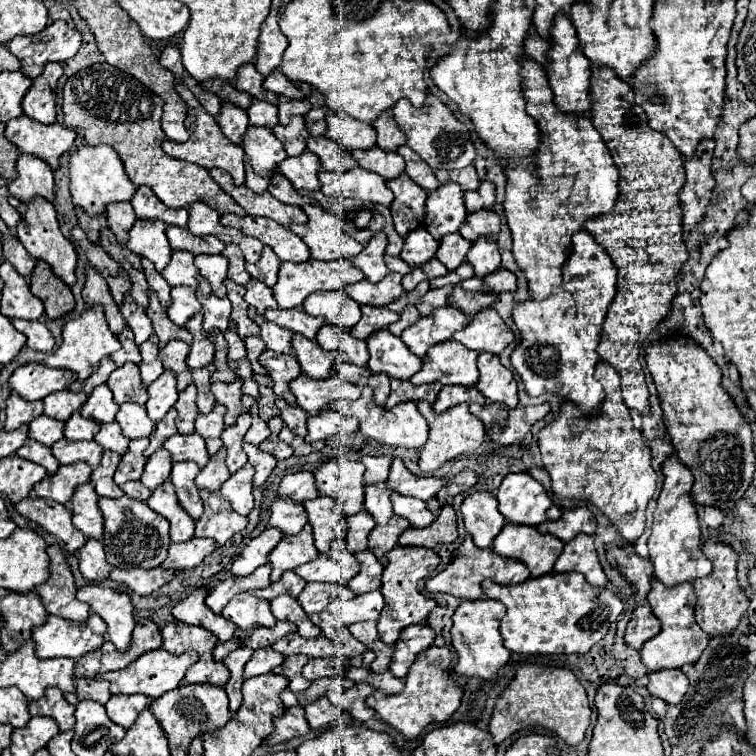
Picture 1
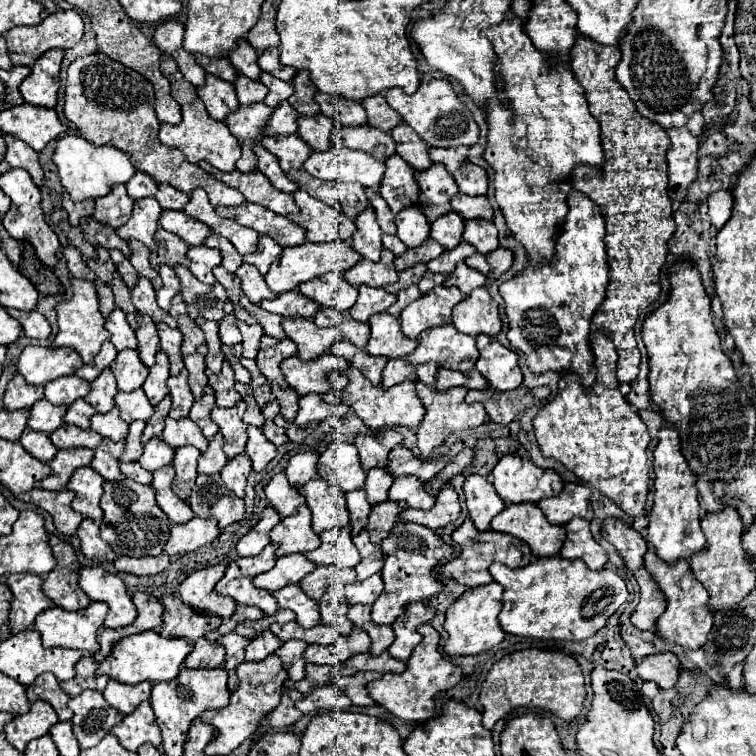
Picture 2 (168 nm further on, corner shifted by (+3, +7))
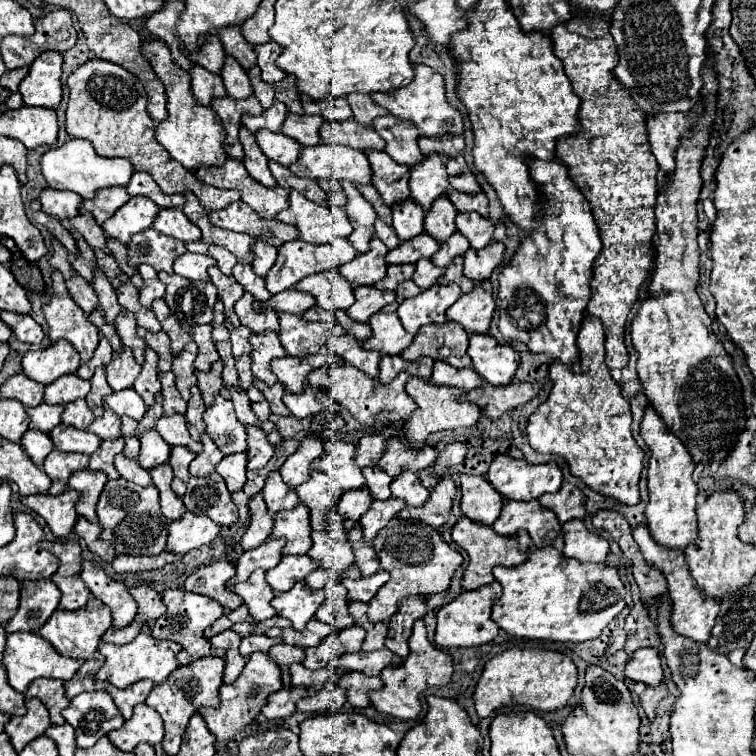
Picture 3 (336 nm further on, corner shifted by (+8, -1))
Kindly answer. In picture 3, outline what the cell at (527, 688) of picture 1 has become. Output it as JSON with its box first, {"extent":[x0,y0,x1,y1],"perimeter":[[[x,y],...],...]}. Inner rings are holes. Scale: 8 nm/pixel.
{"extent":[473,648,577,718],"perimeter":[[[527,648],[527,650],[507,650],[495,658],[491,658],[483,674],[477,682],[473,702],[479,718],[491,716],[497,708],[523,704],[543,712],[555,712],[567,706],[577,686],[577,668],[569,656],[543,648]]]}

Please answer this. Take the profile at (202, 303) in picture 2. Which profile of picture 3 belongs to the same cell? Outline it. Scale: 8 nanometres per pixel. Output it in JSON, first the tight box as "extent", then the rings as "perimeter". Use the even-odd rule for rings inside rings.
{"extent":[159,272,217,326],"perimeter":[[[161,272],[159,278],[167,284],[165,302],[179,322],[189,326],[211,324],[217,288],[211,282],[191,282],[183,276]]]}

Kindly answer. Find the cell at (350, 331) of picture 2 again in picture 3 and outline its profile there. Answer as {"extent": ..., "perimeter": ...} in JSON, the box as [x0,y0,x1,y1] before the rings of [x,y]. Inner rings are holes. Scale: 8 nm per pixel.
{"extent":[345,320,371,342],"perimeter":[[[347,320],[345,332],[347,332],[349,336],[353,336],[355,340],[359,340],[359,342],[363,342],[363,340],[367,340],[367,338],[371,336],[369,324],[357,324],[357,322],[353,322],[353,320]]]}

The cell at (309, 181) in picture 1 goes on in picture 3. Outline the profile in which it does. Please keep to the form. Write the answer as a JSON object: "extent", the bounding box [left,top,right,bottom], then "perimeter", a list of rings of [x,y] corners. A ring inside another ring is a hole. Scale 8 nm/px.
{"extent":[255,132,301,166],"perimeter":[[[257,132],[255,134],[257,144],[261,148],[261,152],[271,160],[277,162],[281,166],[291,166],[301,152],[301,146],[285,136],[285,134],[275,134],[275,132]]]}

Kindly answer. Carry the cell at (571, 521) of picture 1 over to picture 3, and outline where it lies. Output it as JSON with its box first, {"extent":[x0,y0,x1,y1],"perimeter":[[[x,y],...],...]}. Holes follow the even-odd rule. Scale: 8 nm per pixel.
{"extent":[539,482,585,524],"perimeter":[[[567,482],[553,496],[541,496],[539,504],[543,508],[555,512],[555,516],[561,524],[567,520],[573,520],[573,518],[577,518],[577,520],[585,518],[585,494],[577,486],[567,484]]]}

